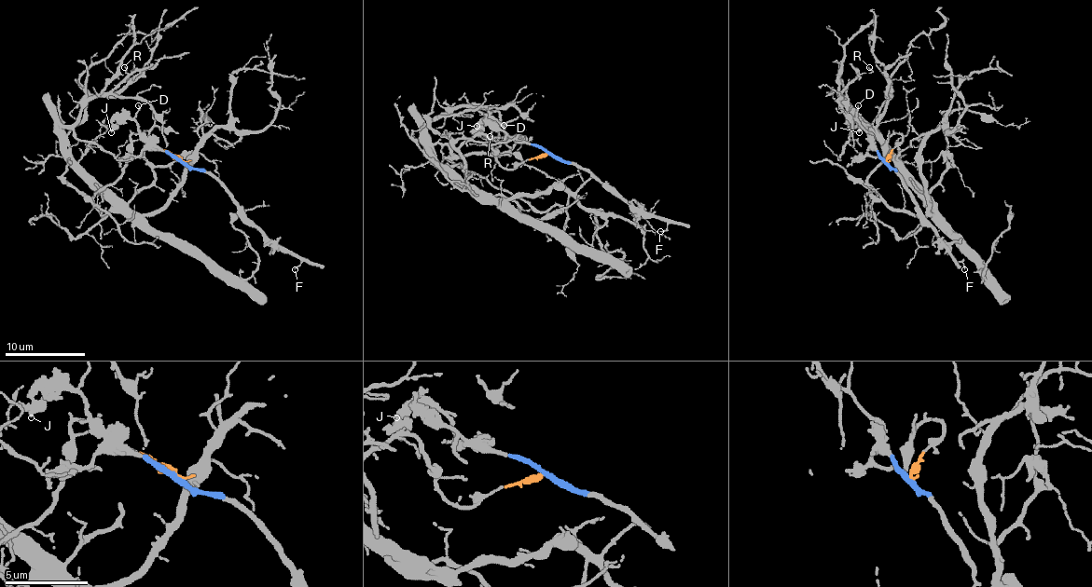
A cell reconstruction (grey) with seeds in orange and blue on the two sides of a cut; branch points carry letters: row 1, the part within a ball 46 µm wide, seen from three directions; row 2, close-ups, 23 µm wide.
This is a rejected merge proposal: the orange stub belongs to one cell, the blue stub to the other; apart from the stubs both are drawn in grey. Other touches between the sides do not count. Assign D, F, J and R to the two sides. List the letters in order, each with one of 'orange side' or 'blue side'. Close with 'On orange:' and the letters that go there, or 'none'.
D: blue side
F: blue side
J: blue side
R: orange side
On orange: R

